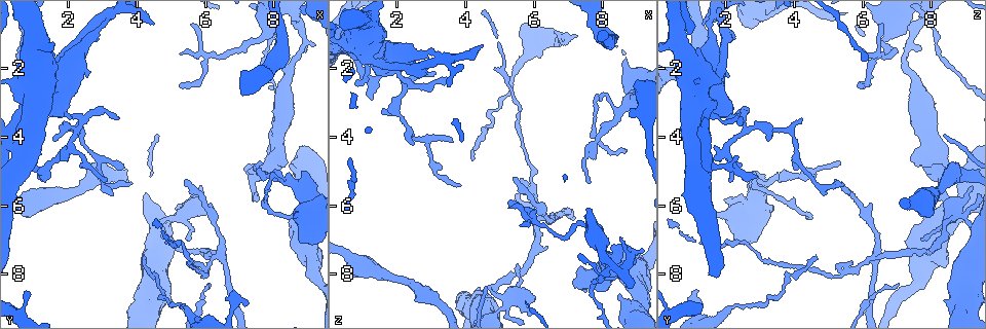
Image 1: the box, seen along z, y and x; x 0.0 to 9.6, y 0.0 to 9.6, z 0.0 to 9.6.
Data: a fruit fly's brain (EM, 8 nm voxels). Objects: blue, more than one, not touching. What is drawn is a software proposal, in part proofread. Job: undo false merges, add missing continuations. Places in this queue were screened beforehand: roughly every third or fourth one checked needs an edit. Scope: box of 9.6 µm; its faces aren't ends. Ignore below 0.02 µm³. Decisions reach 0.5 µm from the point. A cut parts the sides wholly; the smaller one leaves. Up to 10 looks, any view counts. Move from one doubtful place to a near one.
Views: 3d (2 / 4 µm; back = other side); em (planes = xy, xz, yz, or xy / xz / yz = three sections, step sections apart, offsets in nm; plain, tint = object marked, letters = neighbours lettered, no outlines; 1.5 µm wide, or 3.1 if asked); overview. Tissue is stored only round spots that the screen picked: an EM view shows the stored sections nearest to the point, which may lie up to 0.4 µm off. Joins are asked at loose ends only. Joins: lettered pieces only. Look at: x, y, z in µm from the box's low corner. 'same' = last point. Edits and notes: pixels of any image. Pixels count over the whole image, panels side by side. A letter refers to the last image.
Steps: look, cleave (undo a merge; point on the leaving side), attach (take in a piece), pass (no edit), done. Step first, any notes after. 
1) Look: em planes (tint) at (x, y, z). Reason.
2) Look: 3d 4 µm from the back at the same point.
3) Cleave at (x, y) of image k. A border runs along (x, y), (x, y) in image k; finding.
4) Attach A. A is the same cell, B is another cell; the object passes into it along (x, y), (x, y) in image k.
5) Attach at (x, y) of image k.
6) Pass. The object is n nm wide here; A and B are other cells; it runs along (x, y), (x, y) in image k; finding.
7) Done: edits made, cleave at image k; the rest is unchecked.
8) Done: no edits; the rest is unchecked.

Look: em xy step 8 (letters) at (5.45, 5.25, 5.15). Long arm stops here.

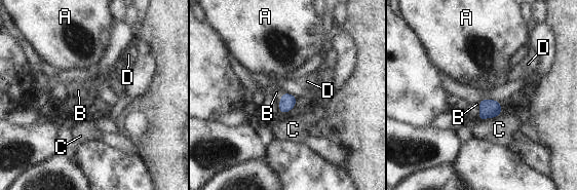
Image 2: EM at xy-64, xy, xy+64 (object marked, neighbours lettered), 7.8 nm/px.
Attach B. B is the same cell, A, C and D are other cells; the object passes into it along (286, 103), (280, 100), (276, 92) in image 2; it goes on there.

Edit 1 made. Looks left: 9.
Look: em planes (plain) at (6.25, 6.60, 6.35). Thin neck.

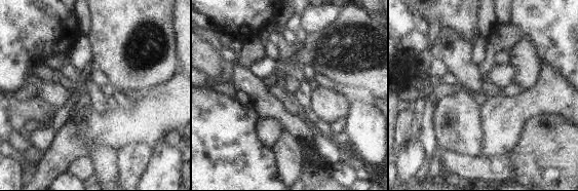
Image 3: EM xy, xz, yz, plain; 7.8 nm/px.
Look: em planes (letters) at the same point.

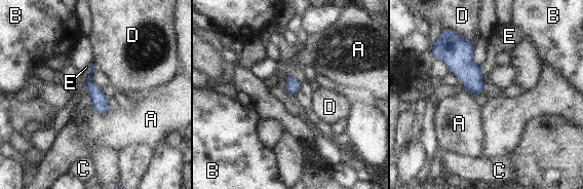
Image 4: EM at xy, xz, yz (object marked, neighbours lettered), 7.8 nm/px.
Pass. The object is 110 nm wide here; A, B, C, D and E are other cells; a border runs along (91, 106), (101, 114), (110, 108) in image 4; continuous, no second cell.

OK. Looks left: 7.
Look: em xy step 4 (letters) at (5.10, 6.35, 8.85). Small branch off a trunk.

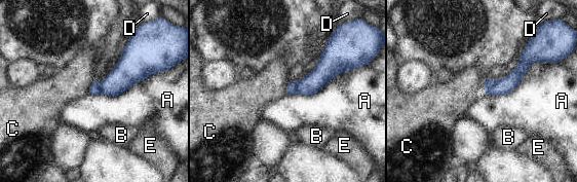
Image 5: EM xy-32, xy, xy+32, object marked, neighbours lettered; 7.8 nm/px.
Cleave at (489, 83) of image 5. A, B, C, D and E are other cells; a border runs along (498, 81), (485, 93) in image 5; a second cell is stuck on.

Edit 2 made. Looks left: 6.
Look: 3d 2 µm at (6.05, 1.55, 6.50). Sharp bend.

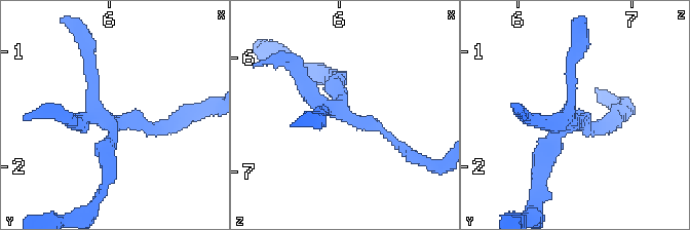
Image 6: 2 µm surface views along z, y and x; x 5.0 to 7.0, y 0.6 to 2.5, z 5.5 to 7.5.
Look: em planes (letters) at (6.08, 1.62, 6.52).

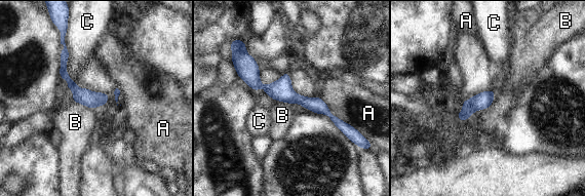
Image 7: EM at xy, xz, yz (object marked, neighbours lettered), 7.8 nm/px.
Pass. The longest contact is with C, 400 nm; A, B and C are other cells; it runs along (239, 67), (258, 84), (317, 105), (345, 128) in image 7; continuous, no second cell.

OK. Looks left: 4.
Done: edits made, attach at image 2, cleave at image 5; the rest is unchecked.

